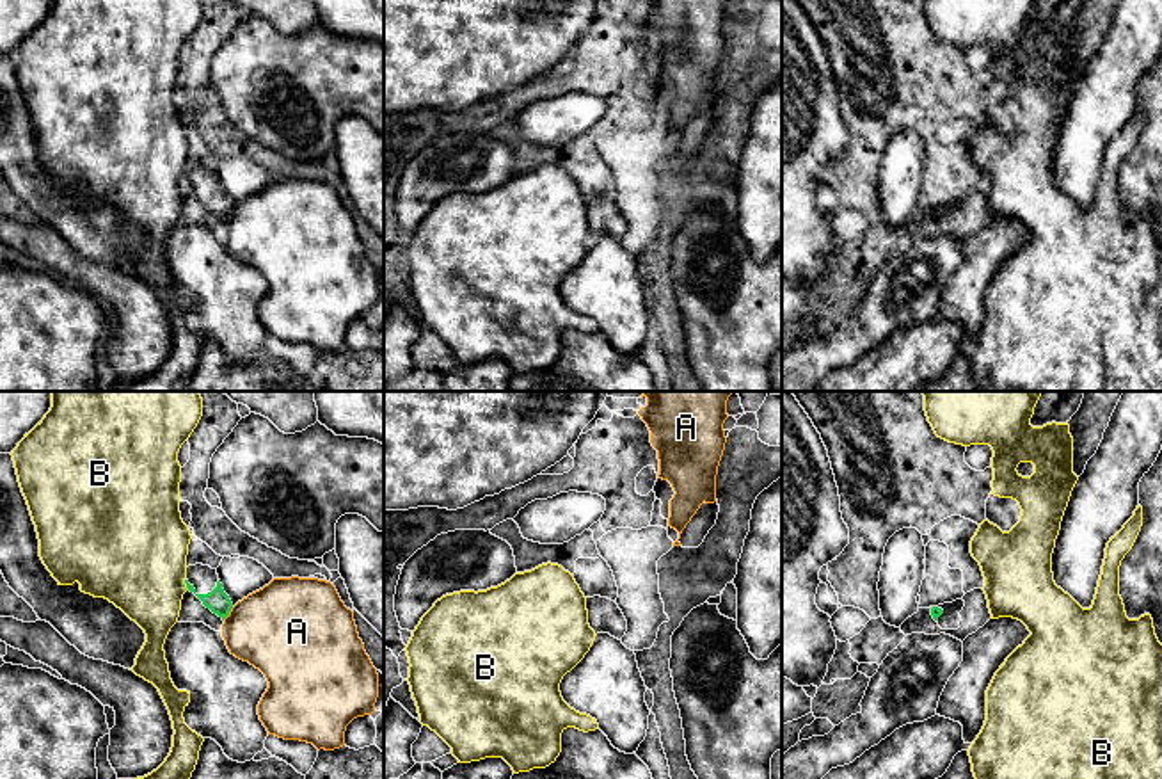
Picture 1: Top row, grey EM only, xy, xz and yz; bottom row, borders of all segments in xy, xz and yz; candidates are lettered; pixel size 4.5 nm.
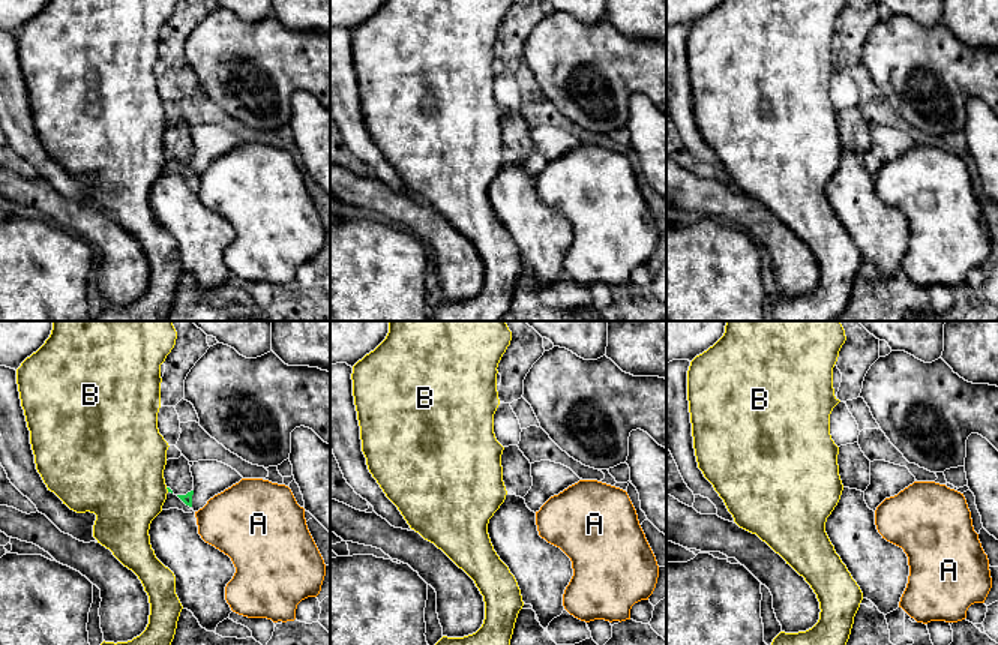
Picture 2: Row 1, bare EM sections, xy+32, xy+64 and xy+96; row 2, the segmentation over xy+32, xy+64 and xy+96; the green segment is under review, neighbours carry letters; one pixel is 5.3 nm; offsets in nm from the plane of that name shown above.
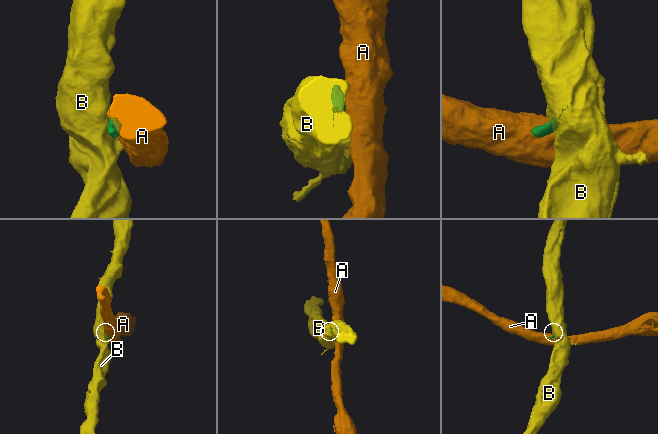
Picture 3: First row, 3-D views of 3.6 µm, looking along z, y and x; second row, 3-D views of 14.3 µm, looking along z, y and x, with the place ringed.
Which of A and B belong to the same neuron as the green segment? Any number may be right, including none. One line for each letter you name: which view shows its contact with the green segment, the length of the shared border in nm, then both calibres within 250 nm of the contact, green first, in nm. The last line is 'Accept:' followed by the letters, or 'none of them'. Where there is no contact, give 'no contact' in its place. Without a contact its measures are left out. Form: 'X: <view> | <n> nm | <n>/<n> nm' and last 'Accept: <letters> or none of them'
Accept: none of them

